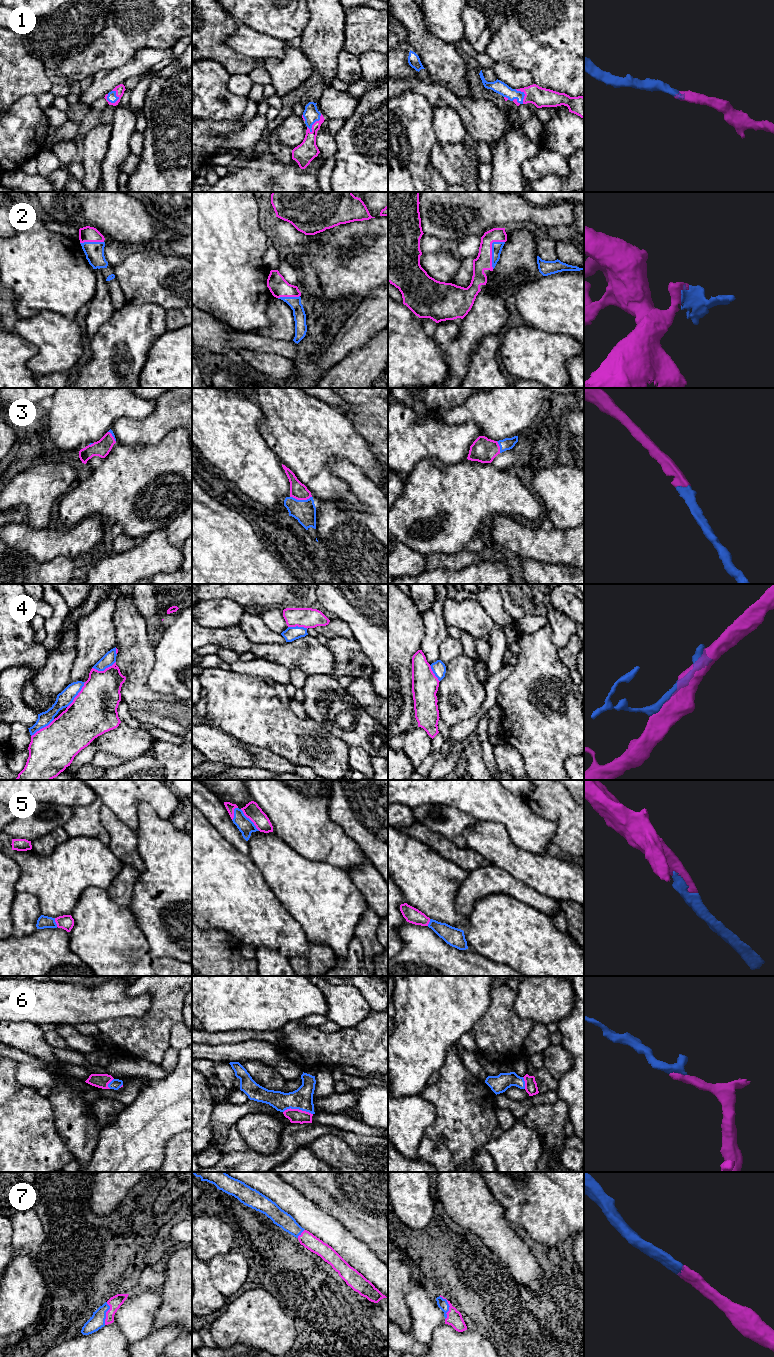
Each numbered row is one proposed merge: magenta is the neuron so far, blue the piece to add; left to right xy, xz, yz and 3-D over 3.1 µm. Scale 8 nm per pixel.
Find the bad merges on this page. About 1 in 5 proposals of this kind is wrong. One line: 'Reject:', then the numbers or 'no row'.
Reject: 4

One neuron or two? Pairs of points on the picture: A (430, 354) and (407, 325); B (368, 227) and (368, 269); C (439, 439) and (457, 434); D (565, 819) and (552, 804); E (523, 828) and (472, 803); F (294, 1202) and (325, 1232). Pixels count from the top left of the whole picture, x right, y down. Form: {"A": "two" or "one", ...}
{"A": "one", "B": "one", "C": "one", "D": "one", "E": "one", "F": "one"}

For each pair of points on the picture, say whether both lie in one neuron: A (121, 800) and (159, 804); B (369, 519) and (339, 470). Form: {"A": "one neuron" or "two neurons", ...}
{"A": "one neuron", "B": "one neuron"}

